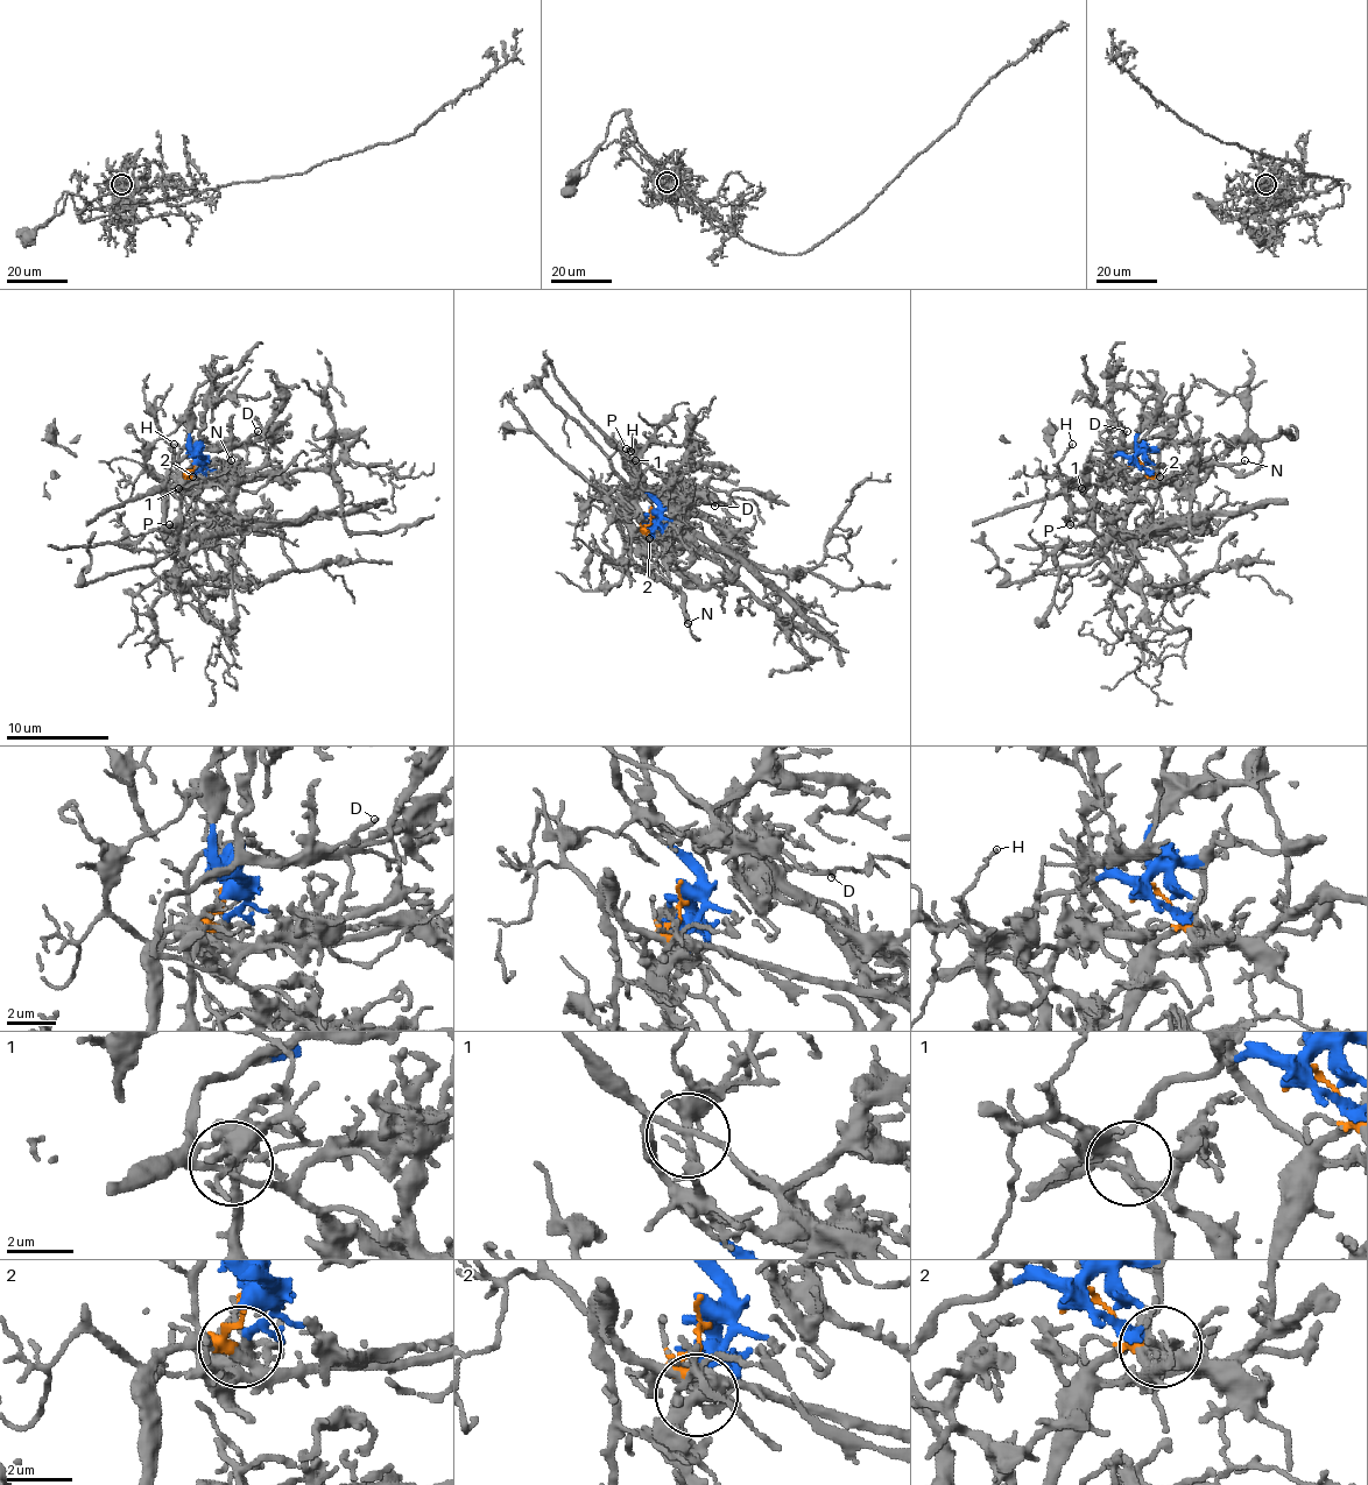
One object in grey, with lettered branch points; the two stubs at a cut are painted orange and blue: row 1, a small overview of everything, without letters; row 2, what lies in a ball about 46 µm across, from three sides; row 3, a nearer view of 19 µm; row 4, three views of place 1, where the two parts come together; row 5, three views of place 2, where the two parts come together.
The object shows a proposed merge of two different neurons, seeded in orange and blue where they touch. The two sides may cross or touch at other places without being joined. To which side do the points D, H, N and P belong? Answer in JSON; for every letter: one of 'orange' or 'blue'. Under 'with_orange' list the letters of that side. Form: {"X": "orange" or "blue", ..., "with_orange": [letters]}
{"D": "blue", "H": "orange", "N": "blue", "P": "orange", "with_orange": ["H", "P"]}

